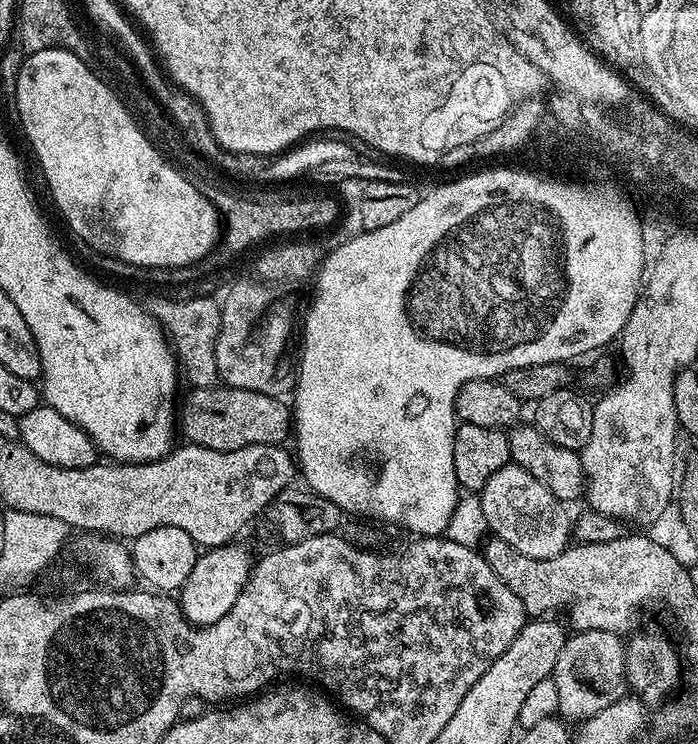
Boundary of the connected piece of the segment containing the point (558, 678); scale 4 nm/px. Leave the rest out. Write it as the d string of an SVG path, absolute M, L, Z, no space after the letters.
M606 630L573 631L564 641L550 679L558 686L559 715L568 722L589 720L626 695L625 641L617 633Z

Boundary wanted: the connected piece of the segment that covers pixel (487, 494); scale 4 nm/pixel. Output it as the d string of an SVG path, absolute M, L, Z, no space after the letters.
M511 462L502 466L502 470L490 474L486 486L478 495L489 533L502 538L502 542L510 542L514 550L527 554L529 558L554 558L569 547L574 524L570 516L568 520L565 501L550 494L550 490L546 490L534 474L522 470L522 466Z

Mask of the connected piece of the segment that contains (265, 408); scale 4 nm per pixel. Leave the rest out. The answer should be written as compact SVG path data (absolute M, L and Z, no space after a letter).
M220 384L191 389L189 393L178 414L179 431L189 443L229 452L242 450L242 446L283 445L291 437L294 426L291 405L281 397Z

